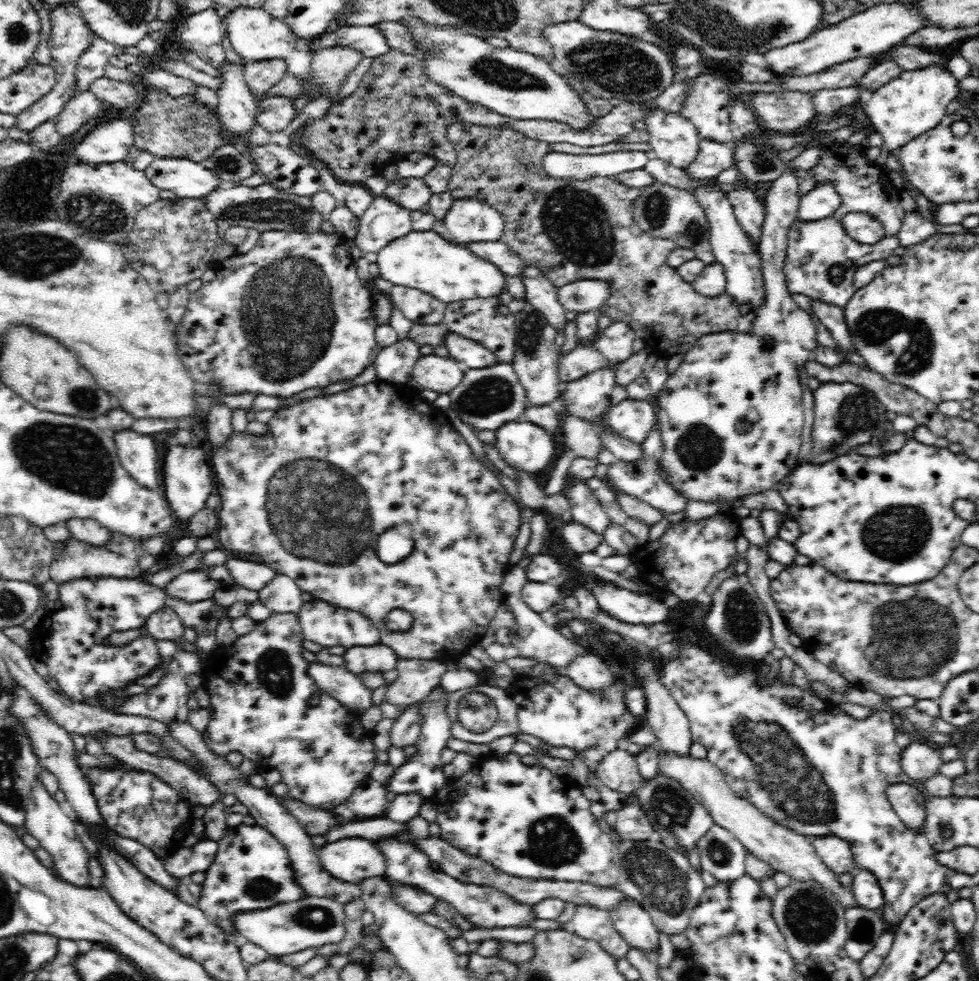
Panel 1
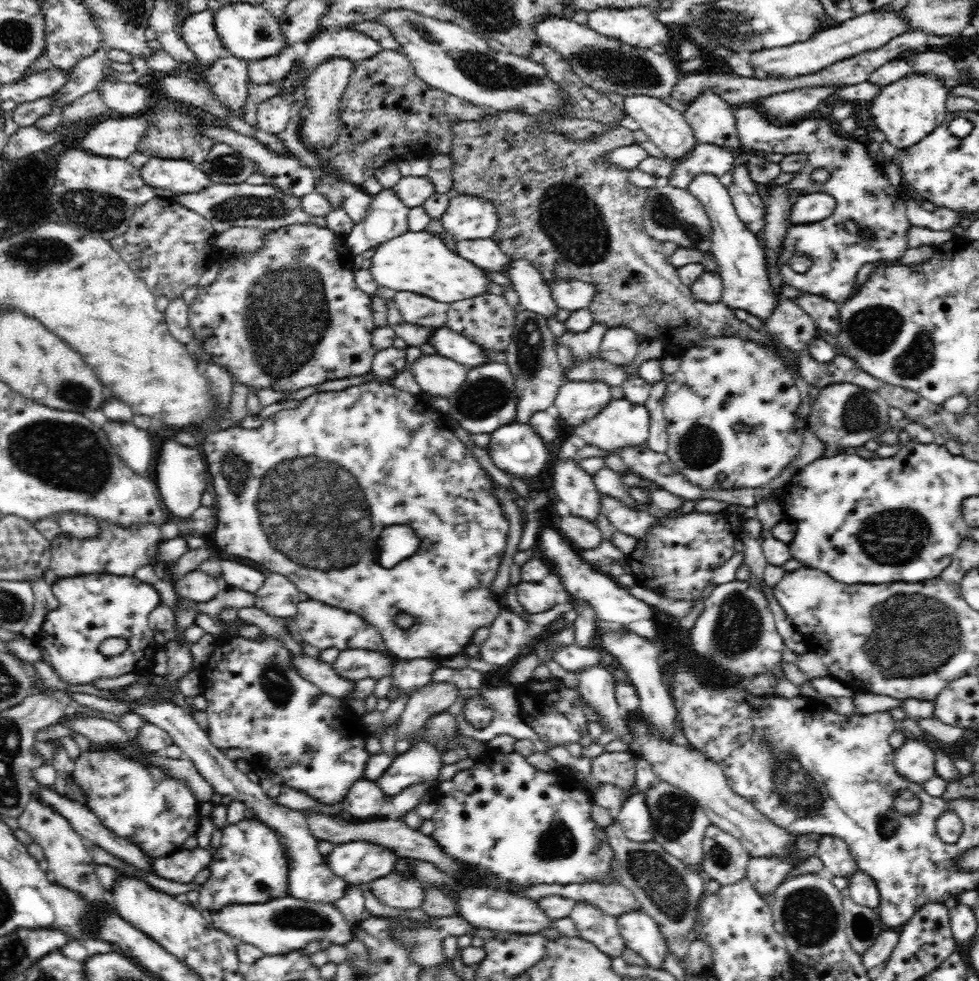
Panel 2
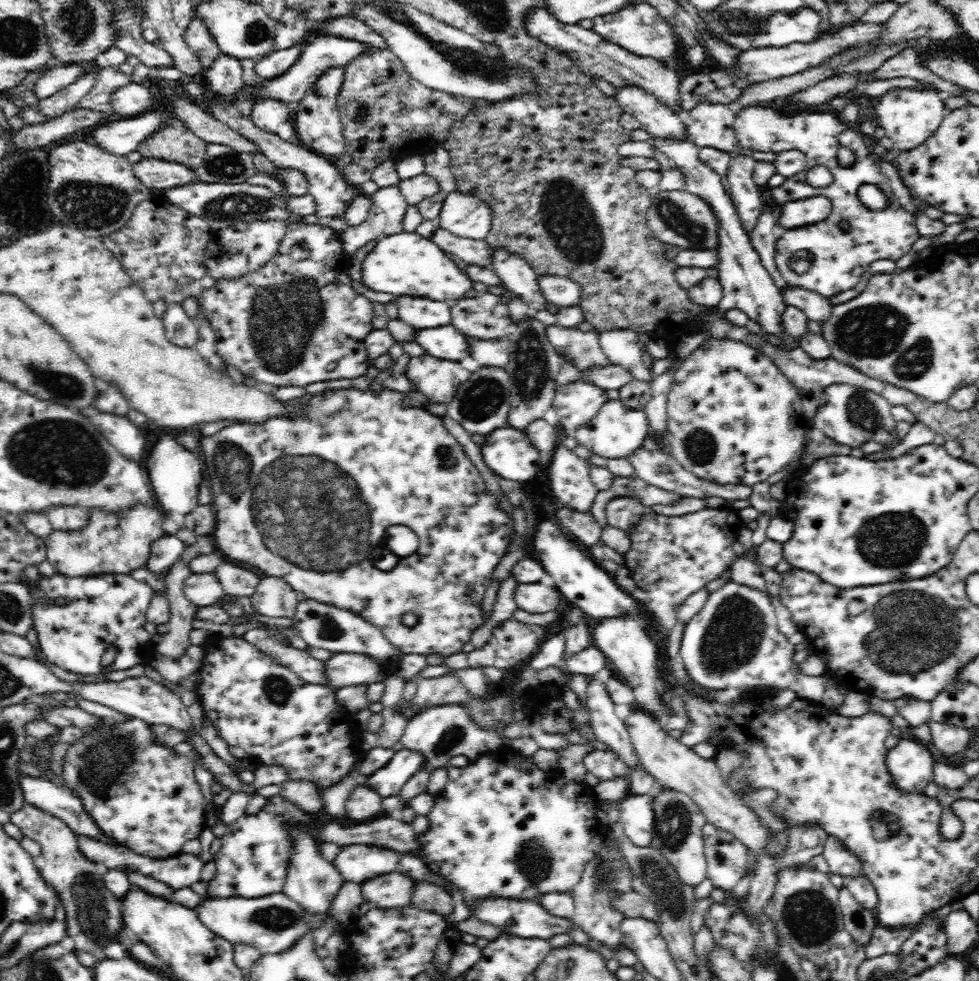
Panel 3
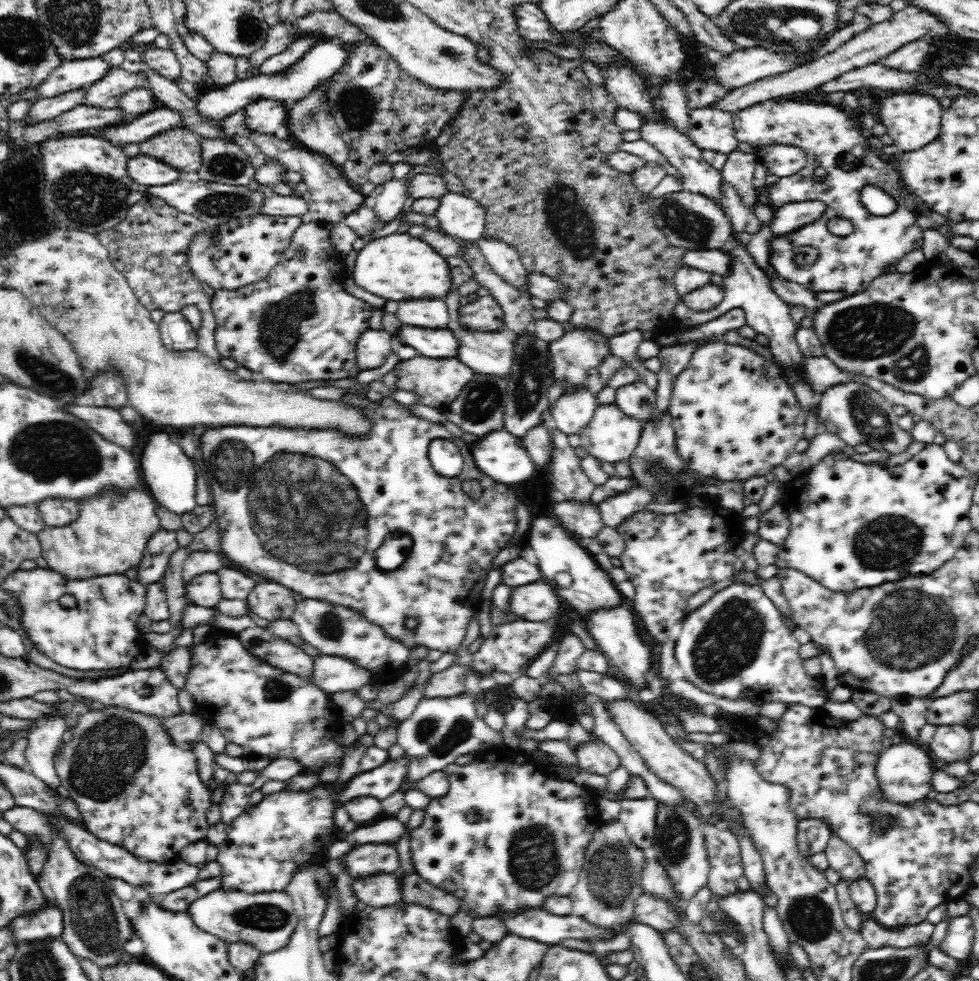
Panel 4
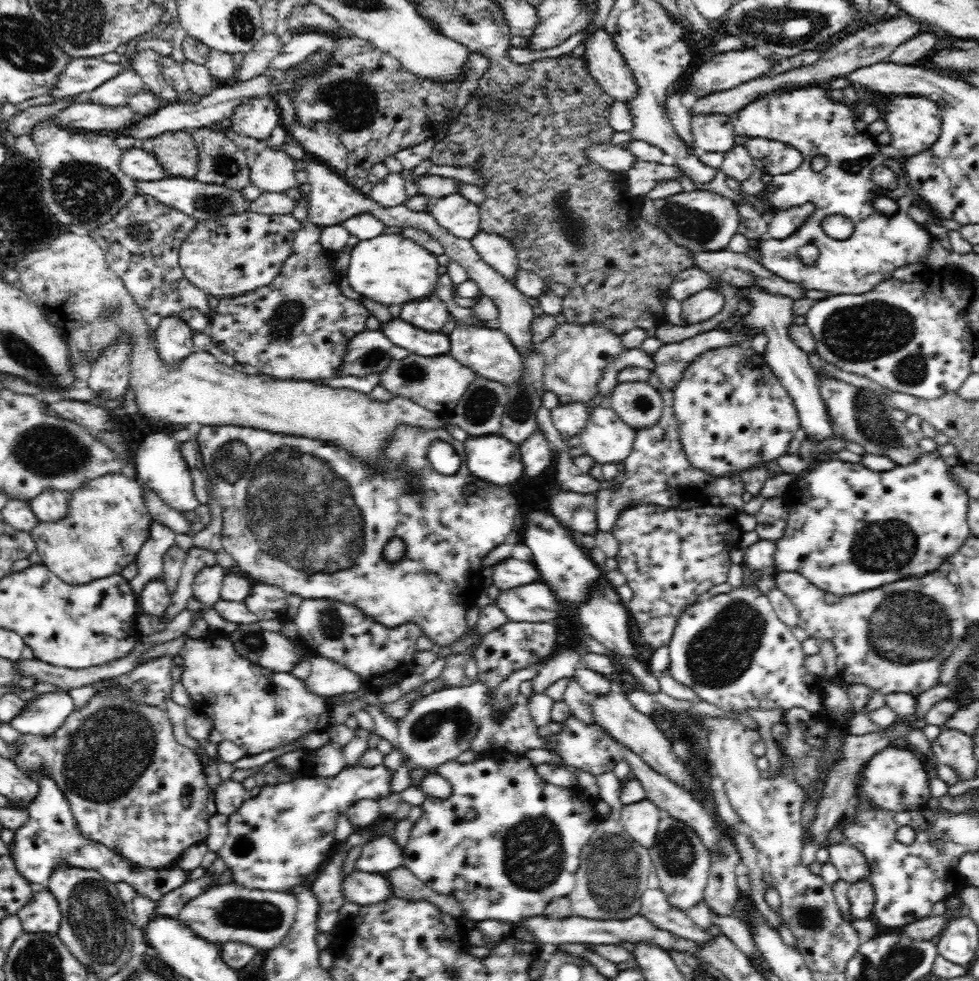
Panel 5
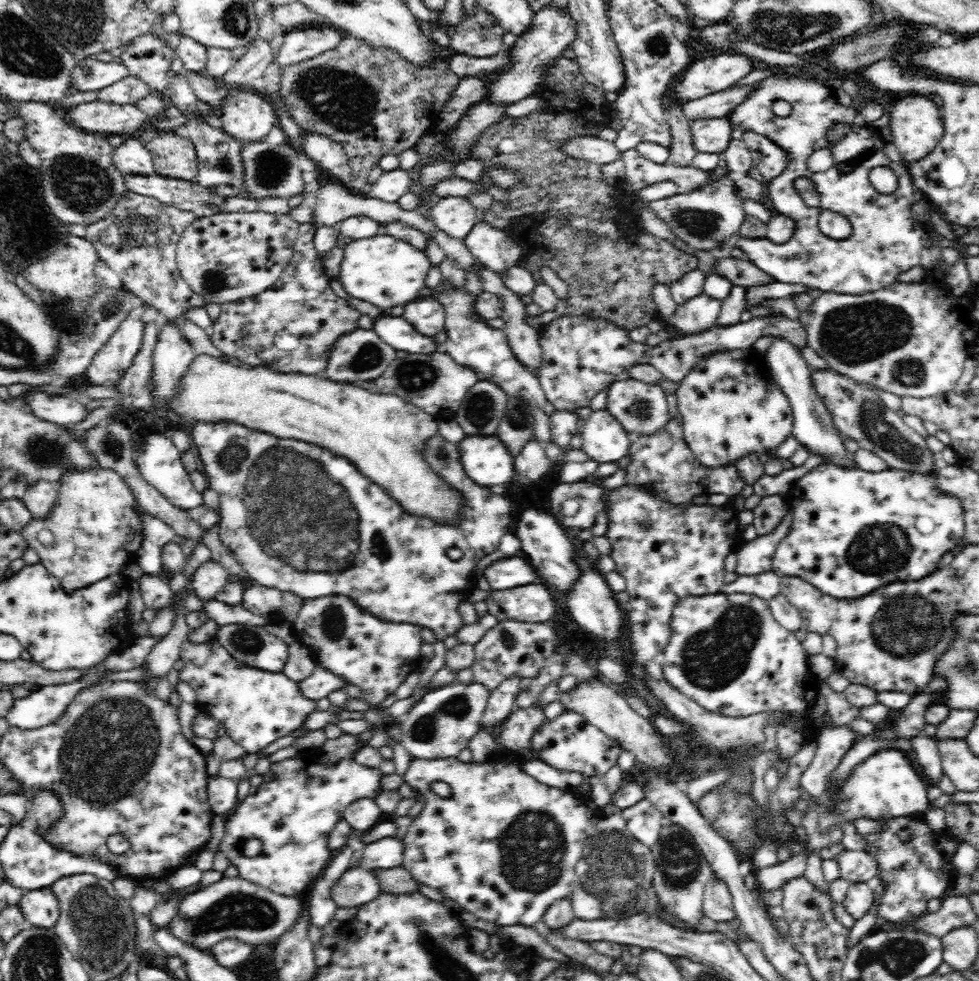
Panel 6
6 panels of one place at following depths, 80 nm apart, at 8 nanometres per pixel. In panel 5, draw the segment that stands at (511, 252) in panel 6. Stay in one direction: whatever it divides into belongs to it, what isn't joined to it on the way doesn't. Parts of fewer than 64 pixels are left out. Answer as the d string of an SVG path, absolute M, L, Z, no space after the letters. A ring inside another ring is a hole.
M479 231L477 236L470 240L471 246L478 252L479 258L484 260L506 279L514 279L520 266L518 252L509 239L496 233Z

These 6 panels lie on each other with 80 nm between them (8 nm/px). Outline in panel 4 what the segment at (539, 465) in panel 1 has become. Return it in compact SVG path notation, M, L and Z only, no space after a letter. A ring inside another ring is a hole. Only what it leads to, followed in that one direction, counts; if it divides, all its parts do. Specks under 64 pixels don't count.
M506 429L495 430L470 443L470 455L479 472L496 483L516 484L531 478L535 472L521 439Z

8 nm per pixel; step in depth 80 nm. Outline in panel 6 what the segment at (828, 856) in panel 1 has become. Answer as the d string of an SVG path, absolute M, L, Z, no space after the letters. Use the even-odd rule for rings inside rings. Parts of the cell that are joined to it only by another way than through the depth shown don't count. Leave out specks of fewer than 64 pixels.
M846 849L835 860L839 864L840 877L851 883L873 883L879 878L880 867L869 851Z

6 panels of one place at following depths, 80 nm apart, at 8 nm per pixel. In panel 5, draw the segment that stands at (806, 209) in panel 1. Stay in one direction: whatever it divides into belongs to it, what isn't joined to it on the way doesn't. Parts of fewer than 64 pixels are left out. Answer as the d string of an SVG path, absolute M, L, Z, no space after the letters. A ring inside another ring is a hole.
M811 203L788 208L788 210L775 210L768 219L767 238L786 240L788 236L795 234L814 212L815 207Z

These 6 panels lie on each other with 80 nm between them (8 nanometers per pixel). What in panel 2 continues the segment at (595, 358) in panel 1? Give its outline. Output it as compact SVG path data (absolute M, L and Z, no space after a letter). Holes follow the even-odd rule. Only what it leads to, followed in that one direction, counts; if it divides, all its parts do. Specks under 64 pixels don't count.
M574 358L574 366L565 376L567 381L602 381L608 387L622 386L624 382L632 378L622 365L612 364L606 359L590 359L580 361Z

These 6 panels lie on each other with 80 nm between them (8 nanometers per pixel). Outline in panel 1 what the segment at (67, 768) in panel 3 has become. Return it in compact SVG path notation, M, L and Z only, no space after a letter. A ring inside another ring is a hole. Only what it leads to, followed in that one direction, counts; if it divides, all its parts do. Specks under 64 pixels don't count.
M104 766L82 768L82 773L86 775L92 795L98 803L100 817L104 820L105 826L117 833L120 837L129 838L148 847L159 859L166 858L173 854L180 846L181 840L186 835L192 833L193 805L179 790L172 788L153 772L144 770L125 769L121 766Z

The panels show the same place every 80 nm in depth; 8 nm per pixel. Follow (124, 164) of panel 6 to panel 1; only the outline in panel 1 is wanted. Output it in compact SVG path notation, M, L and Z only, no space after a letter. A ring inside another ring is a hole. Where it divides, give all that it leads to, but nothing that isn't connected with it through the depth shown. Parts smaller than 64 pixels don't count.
M155 157L144 174L156 188L172 191L176 197L187 199L206 197L225 184L202 162L187 158Z

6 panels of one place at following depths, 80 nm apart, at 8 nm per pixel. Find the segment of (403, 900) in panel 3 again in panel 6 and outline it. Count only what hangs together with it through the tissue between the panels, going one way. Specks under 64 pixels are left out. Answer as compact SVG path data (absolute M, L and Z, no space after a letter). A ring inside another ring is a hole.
M364 866L350 867L330 888L336 908L352 908L374 900L380 890L378 879Z

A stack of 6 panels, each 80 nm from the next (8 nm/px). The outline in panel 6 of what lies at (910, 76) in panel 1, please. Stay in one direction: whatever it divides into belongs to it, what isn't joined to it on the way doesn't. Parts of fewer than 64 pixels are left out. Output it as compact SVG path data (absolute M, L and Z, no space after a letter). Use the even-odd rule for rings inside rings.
M910 96L894 103L891 109L890 130L893 136L892 145L899 152L903 163L909 164L922 160L927 154L938 148L944 136L945 125L941 109L932 99L924 96Z

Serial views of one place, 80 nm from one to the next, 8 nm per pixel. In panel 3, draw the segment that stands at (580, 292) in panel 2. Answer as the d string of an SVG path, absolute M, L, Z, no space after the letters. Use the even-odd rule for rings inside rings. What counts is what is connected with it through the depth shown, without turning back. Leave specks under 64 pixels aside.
M540 275L538 289L547 302L556 306L576 306L580 302L580 285L565 277Z

